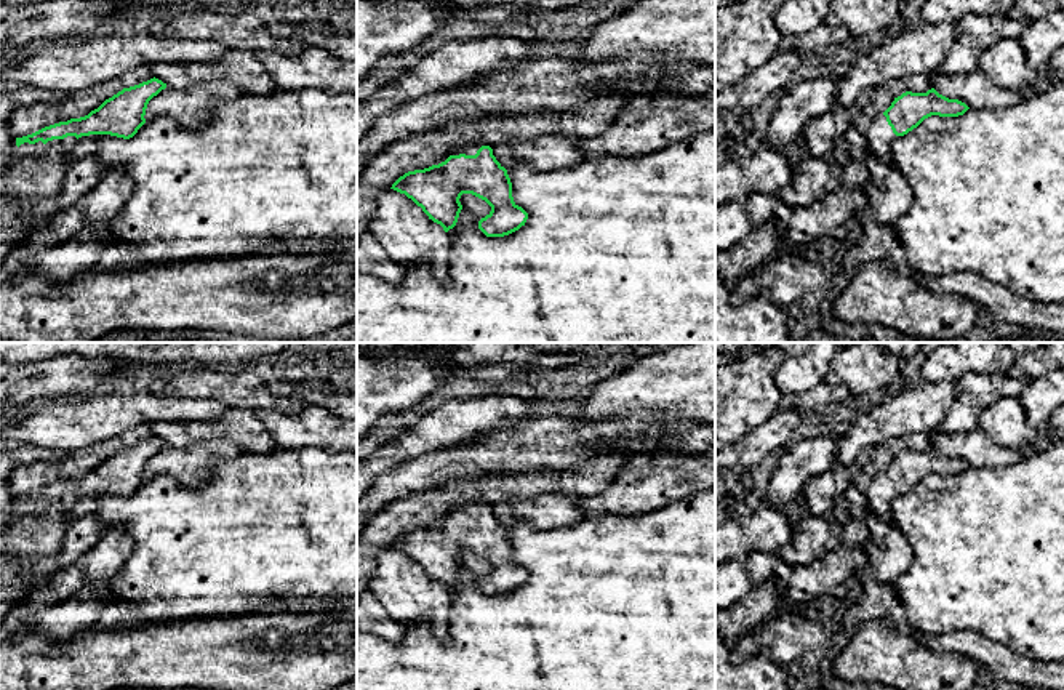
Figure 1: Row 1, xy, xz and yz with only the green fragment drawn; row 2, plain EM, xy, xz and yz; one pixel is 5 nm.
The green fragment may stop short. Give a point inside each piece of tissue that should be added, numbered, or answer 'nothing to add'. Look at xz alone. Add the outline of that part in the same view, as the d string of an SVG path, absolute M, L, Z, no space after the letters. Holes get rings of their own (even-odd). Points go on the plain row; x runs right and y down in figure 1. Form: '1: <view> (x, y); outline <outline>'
1: xz (471, 506); outline M470 499L470 501L462 503L462 504L453 504L450 507L450 514L459 514L459 512L475 514L480 506L482 504L478 504L474 499Z

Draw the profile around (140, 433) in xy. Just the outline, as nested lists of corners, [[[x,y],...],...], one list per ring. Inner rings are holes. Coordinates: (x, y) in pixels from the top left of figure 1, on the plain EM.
[[[138,424],[128,429],[125,434],[117,435],[110,440],[96,443],[85,450],[75,450],[64,453],[59,459],[53,461],[54,469],[67,471],[72,477],[80,477],[88,474],[91,469],[98,467],[106,458],[112,456],[123,447],[130,447],[154,437],[149,424]]]

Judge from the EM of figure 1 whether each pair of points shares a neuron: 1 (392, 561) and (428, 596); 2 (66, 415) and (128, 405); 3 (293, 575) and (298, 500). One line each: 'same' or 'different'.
1: same
2: same
3: same

